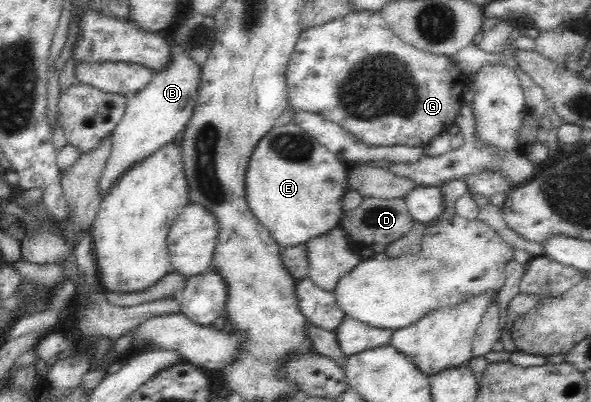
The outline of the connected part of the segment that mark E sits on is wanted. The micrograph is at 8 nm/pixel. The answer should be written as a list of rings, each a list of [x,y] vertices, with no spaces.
[[[295,122],[283,125],[277,123],[254,145],[245,170],[245,202],[259,224],[269,231],[271,238],[280,247],[304,244],[340,226],[344,215],[341,198],[349,189],[348,171],[350,165],[321,145]]]

